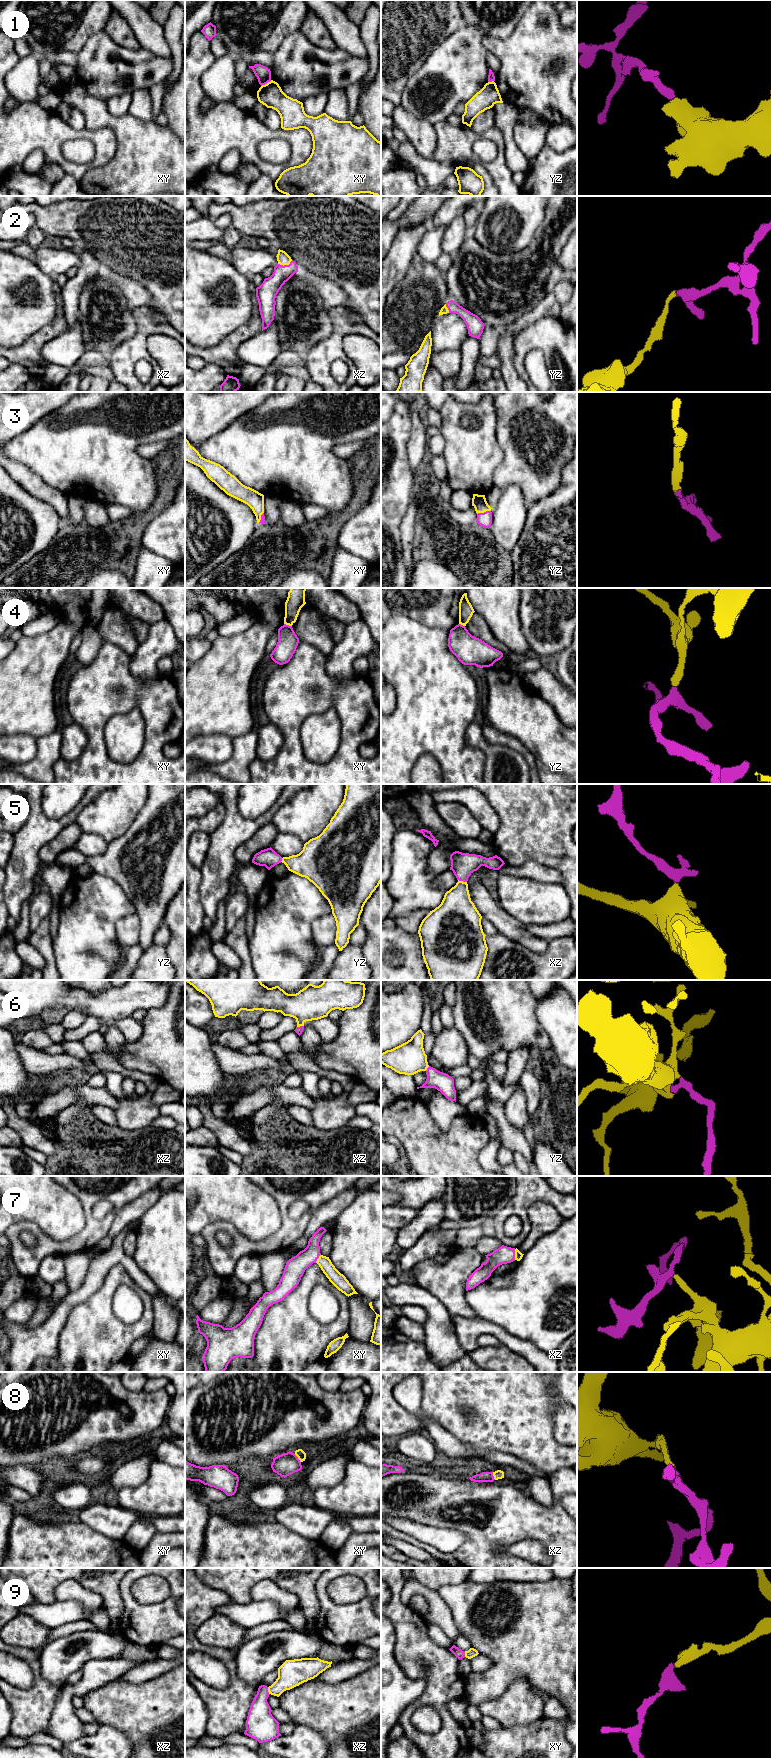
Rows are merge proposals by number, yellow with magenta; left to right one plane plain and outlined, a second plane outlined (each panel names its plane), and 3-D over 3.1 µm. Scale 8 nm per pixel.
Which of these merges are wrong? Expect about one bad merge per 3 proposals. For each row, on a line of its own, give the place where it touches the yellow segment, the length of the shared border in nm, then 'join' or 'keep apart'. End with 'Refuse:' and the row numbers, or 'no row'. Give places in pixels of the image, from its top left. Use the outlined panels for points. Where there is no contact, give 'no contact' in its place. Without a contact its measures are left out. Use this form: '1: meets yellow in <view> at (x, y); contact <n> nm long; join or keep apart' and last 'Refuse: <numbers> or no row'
1: meets yellow in xy at (267, 83); contact 100 nm long; keep apart
2: meets yellow in xz at (285, 264); contact 120 nm long; join
3: meets yellow in yz at (483, 512); contact 120 nm long; join
4: meets yellow in xy at (288, 624); contact 70 nm long; keep apart
5: meets yellow in xz at (462, 881); contact 80 nm long; join
6: meets yellow in xz at (300, 1025); contact 60 nm long; join
7: meets yellow in xz at (515, 1254); contact 90 nm long; join
8: meets yellow in xy at (298, 1458); contact 90 nm long; join
9: meets yellow in xz at (268, 1691); contact 70 nm long; join
Refuse: 1, 4

